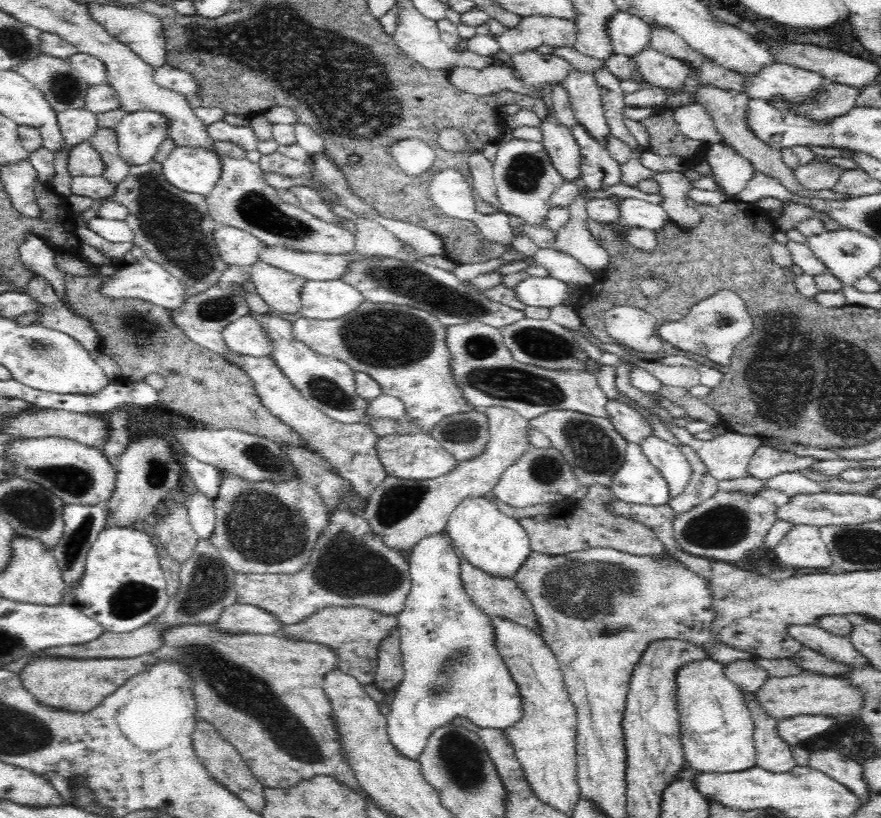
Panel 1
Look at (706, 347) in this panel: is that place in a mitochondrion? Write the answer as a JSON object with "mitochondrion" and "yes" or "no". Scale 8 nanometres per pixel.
{"mitochondrion":"no"}

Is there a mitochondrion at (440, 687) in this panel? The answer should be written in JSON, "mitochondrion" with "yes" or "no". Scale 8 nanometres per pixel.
{"mitochondrion":"yes"}

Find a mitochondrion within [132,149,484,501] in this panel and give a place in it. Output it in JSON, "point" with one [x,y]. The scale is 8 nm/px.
{"point":[175,227]}

